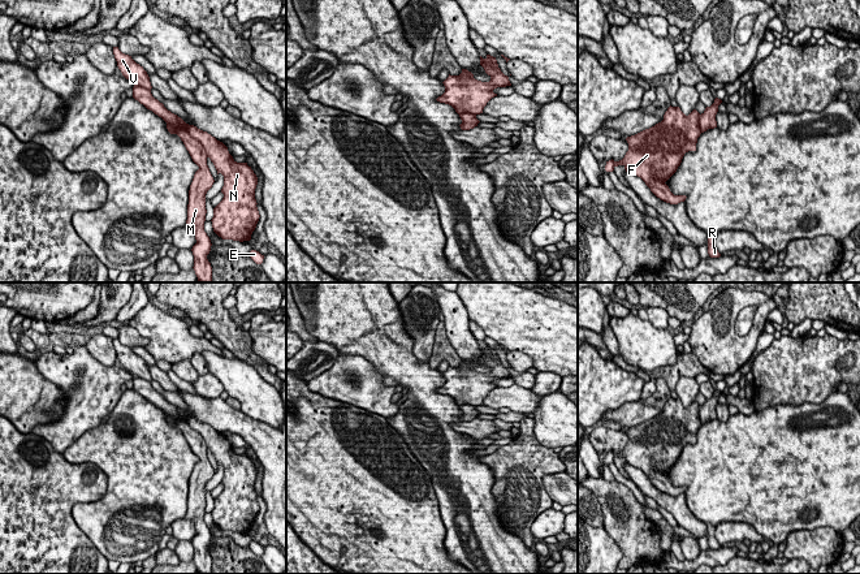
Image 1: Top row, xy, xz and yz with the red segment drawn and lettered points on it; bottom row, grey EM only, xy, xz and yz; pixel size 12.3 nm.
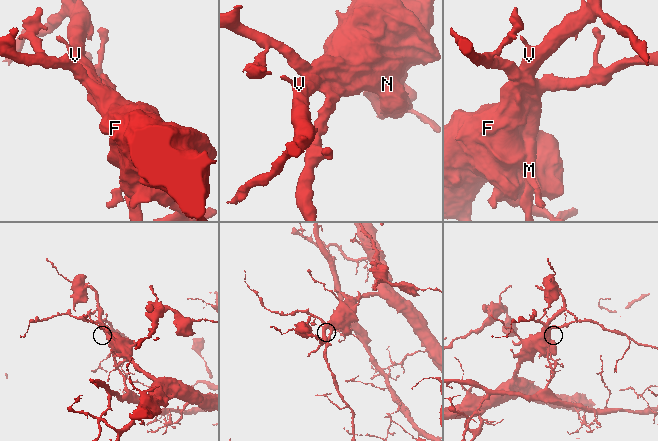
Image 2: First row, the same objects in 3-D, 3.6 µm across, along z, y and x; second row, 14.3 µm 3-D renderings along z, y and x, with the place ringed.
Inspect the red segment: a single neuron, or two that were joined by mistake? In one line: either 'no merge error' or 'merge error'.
merge error

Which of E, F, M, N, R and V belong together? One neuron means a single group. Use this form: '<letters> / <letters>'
E F N V / M R

